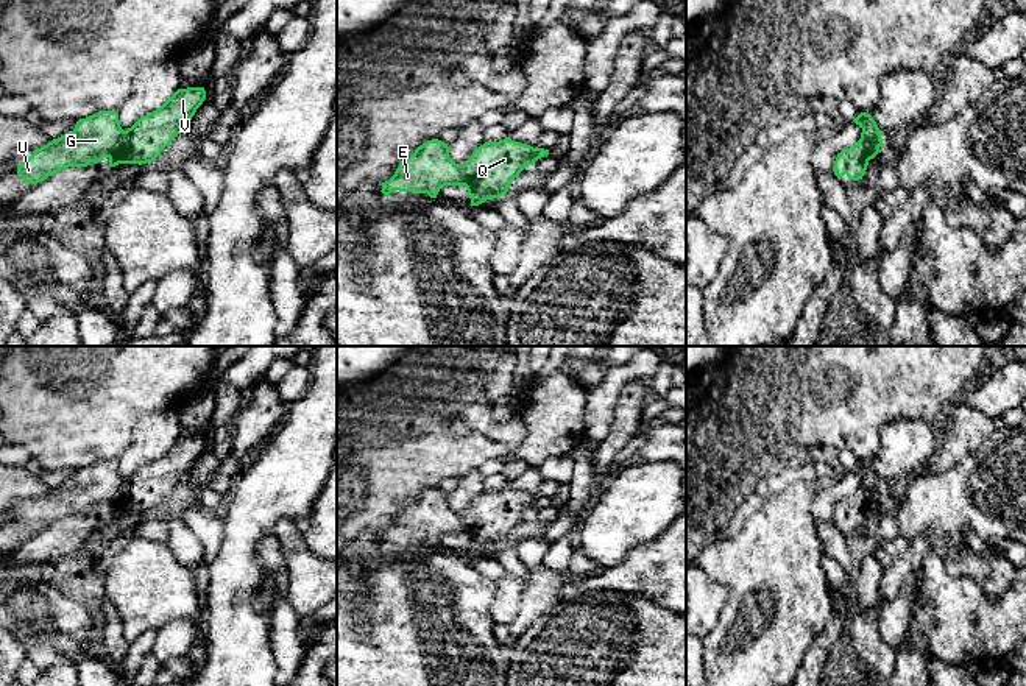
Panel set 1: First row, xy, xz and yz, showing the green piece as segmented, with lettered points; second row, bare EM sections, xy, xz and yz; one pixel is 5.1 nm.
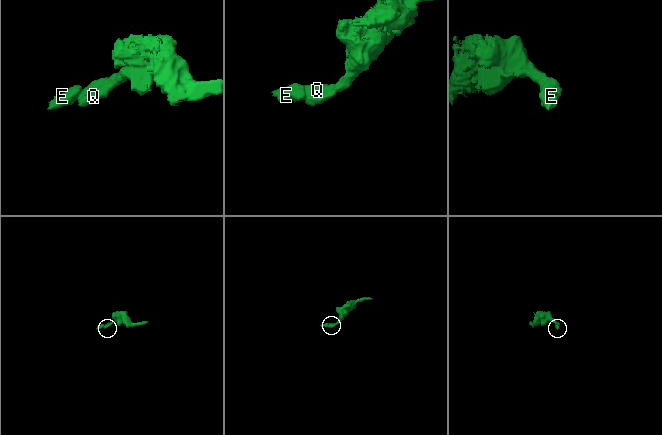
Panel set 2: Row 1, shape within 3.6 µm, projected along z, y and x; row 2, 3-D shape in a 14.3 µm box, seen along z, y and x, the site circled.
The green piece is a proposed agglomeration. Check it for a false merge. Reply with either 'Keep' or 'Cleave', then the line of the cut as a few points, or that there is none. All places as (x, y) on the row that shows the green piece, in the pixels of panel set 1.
Cleave. Split along xy (123, 131), (117, 147), (108, 156)

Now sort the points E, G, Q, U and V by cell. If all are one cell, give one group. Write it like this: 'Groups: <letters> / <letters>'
Groups: E G U / Q V

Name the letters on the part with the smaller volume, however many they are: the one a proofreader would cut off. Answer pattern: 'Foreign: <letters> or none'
Foreign: E, G, U

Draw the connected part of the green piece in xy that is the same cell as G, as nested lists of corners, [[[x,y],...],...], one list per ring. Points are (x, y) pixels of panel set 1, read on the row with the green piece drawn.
[[[101,111],[80,118],[72,133],[34,150],[19,164],[17,175],[28,184],[37,184],[64,168],[98,164],[115,151],[122,133],[115,111]]]

